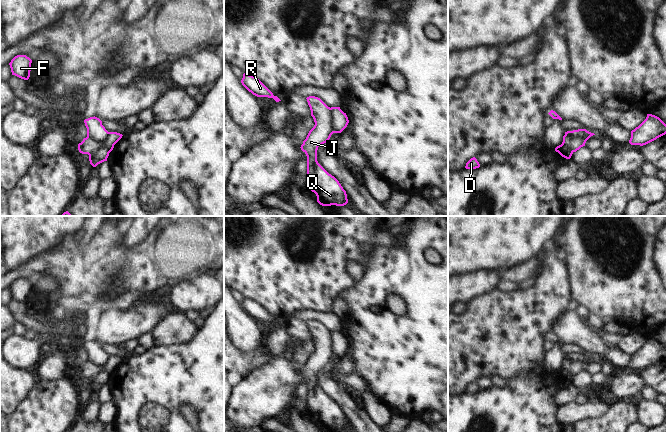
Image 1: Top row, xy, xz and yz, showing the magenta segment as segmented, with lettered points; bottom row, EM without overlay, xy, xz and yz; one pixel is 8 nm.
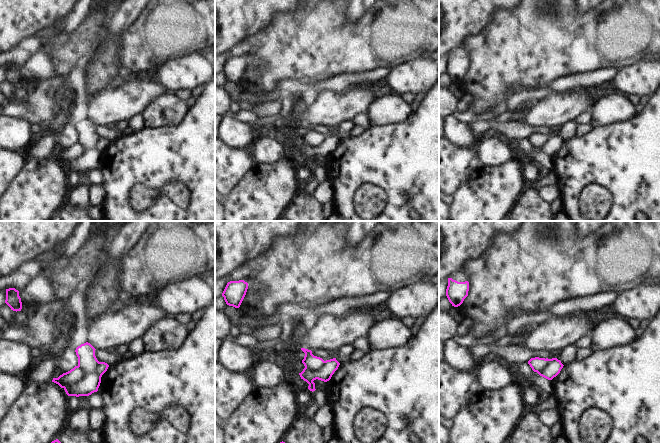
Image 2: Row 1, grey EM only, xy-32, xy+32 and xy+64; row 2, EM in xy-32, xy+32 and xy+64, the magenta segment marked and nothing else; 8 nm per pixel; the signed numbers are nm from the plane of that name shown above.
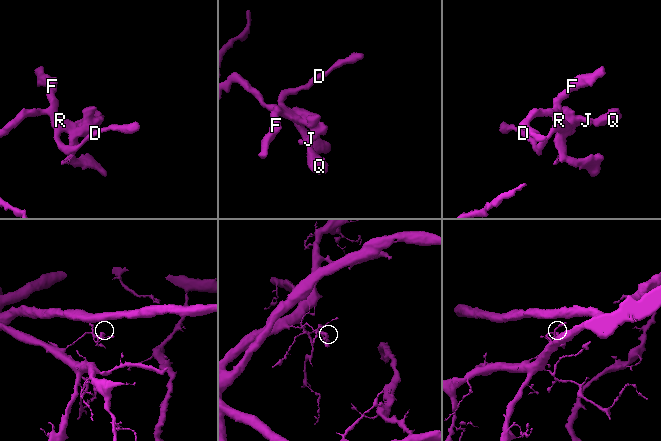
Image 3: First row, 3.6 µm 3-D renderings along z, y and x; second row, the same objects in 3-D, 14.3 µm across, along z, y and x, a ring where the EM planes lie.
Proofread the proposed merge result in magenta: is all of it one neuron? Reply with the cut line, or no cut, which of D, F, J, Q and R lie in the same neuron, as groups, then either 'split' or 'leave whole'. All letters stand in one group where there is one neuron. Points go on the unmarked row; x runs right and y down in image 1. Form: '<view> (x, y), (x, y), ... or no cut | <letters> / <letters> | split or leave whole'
xy (109, 356), (101, 365), (94, 365), (87, 361) | D F R / J Q | split

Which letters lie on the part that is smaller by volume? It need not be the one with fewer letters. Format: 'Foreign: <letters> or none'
Foreign: J, Q

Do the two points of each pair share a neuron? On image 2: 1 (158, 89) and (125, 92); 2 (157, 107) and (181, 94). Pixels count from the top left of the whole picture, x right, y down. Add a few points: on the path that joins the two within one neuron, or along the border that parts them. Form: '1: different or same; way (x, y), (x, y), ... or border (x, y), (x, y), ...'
1: same; way (150, 91), (133, 92)
2: different; border (173, 94), (184, 101)

